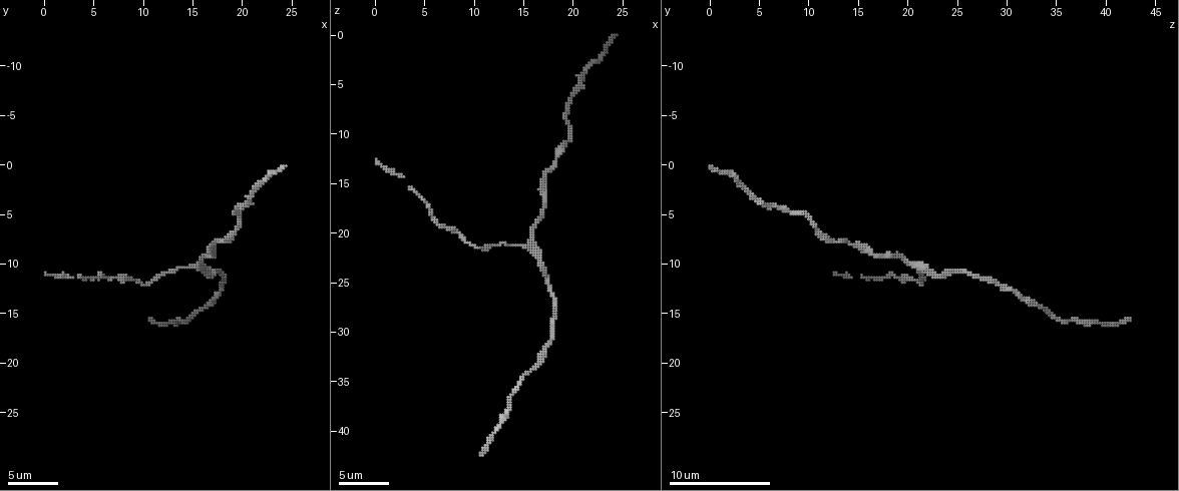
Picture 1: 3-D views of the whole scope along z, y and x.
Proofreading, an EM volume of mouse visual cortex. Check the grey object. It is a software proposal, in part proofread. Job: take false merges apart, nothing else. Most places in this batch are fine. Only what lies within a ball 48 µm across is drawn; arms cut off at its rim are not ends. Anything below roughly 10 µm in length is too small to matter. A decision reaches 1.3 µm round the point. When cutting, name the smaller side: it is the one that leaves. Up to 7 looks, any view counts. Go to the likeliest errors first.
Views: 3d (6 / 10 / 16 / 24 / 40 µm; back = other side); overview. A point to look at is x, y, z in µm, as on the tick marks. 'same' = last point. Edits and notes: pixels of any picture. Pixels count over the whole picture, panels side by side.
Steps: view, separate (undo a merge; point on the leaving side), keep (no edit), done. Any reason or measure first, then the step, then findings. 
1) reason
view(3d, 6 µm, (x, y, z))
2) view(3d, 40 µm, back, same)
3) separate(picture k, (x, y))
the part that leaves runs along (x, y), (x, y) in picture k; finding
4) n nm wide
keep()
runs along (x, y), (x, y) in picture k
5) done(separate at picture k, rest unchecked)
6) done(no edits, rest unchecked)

view(3d, 10 µm, (16.0, 10.2, 20.8))

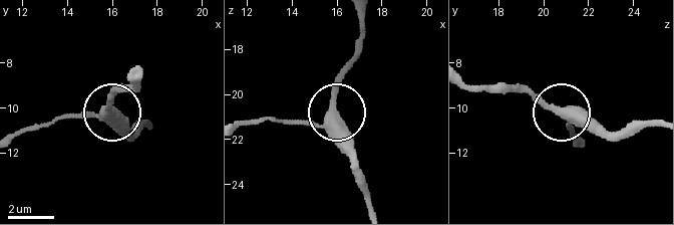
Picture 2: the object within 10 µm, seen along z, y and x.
370 nm wide
keep()
runs along (560, 106), (543, 106), (516, 89) in picture 2; continuous, no second cell

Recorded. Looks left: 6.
calibre changes
view(3d, 10 µm, (19.2, 6.8, 10.8))

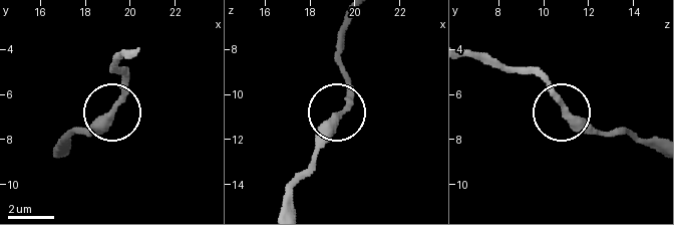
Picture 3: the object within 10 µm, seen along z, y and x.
280 nm wide
keep()
runs along (652, 148), (624, 135), (578, 127), (528, 67) in picture 3; continuous, no second cell

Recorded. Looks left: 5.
view(3d, 10 µm, (10.6, 11.8, 21.4))

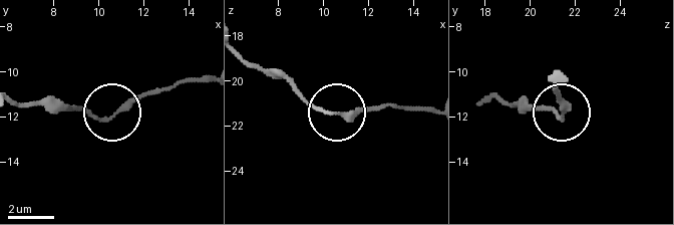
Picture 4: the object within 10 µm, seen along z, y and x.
keep()
runs along (556, 78), (564, 108), (560, 119), (541, 108), (524, 108) in picture 4; continuous, no second cell

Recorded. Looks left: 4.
thick turns thin
view(3d, 10 µm, (13.4, 15.6, 37.0))

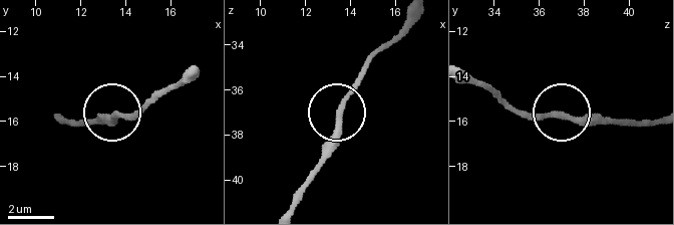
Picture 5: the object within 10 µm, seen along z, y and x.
from behind
view(3d, 10 µm, back, (13.6, 15.7, 36.9))

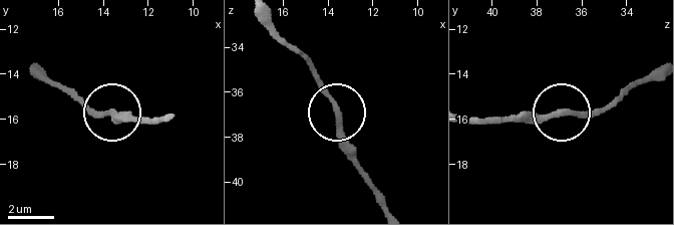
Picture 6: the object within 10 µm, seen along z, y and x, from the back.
keep()
runs along (654, 70), (620, 101), (597, 113), (500, 119) in picture 6; continuous, no second cell

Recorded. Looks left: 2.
done(no edits, rest unchecked)

